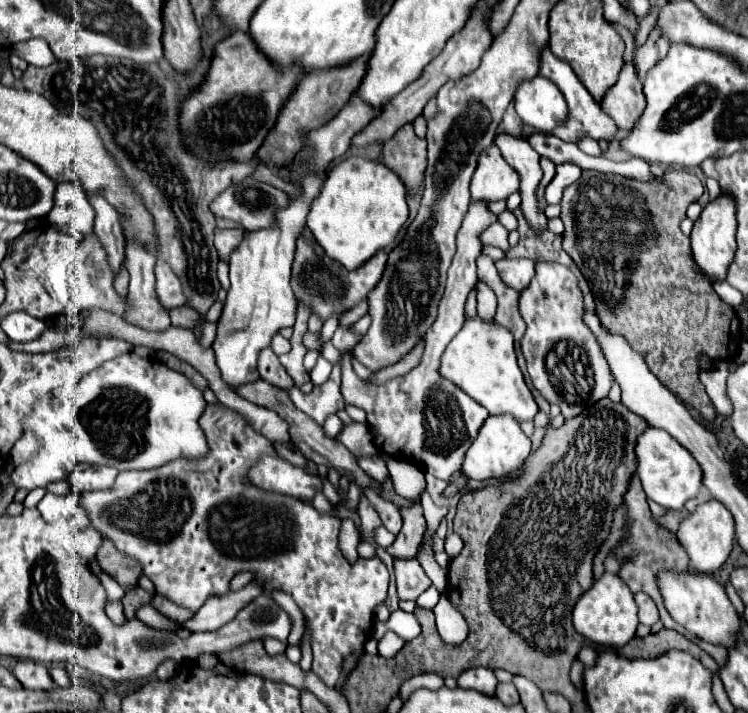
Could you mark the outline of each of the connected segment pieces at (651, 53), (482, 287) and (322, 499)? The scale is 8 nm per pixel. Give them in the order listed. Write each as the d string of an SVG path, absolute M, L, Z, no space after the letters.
M652 32L652 34L648 36L646 44L636 52L636 70L638 70L638 76L640 76L640 78L644 78L646 72L660 60L660 58L658 58L658 52L656 52L656 48L654 48L656 40L658 40L658 32Z
M482 280L476 282L476 296L478 296L478 316L482 320L492 318L496 312L496 296Z
M322 491L317 492L312 501L314 508L321 514L332 513L335 507L327 500Z

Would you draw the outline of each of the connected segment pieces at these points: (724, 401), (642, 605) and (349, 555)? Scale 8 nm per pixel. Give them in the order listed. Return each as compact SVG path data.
M727 361L717 362L714 369L702 374L702 384L708 390L714 408L718 410L718 414L724 414L724 416L730 416L730 412L732 412L732 404L730 404L730 398L726 394L728 375L729 367Z
M638 592L638 594L636 594L636 604L638 604L638 620L640 620L640 624L652 626L654 622L660 620L658 608L656 608L656 604L650 600L650 596L646 596L646 592Z
M342 520L342 528L340 528L340 534L338 534L338 546L342 550L342 554L346 556L348 562L356 562L358 560L358 554L356 554L356 546L360 542L360 534L354 526L352 520Z

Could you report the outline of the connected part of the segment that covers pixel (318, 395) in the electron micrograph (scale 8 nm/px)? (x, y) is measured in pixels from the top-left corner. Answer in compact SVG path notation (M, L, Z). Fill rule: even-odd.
M334 364L334 370L326 384L316 386L310 393L300 390L290 390L290 398L298 409L304 409L310 418L318 418L318 424L322 426L324 420L344 408L344 400L340 394L340 368Z

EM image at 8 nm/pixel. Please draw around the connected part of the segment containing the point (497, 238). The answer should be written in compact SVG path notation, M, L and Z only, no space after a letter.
M494 222L490 228L486 228L482 232L482 244L486 244L486 246L492 244L492 246L498 246L506 252L510 248L508 246L508 230L500 222Z

